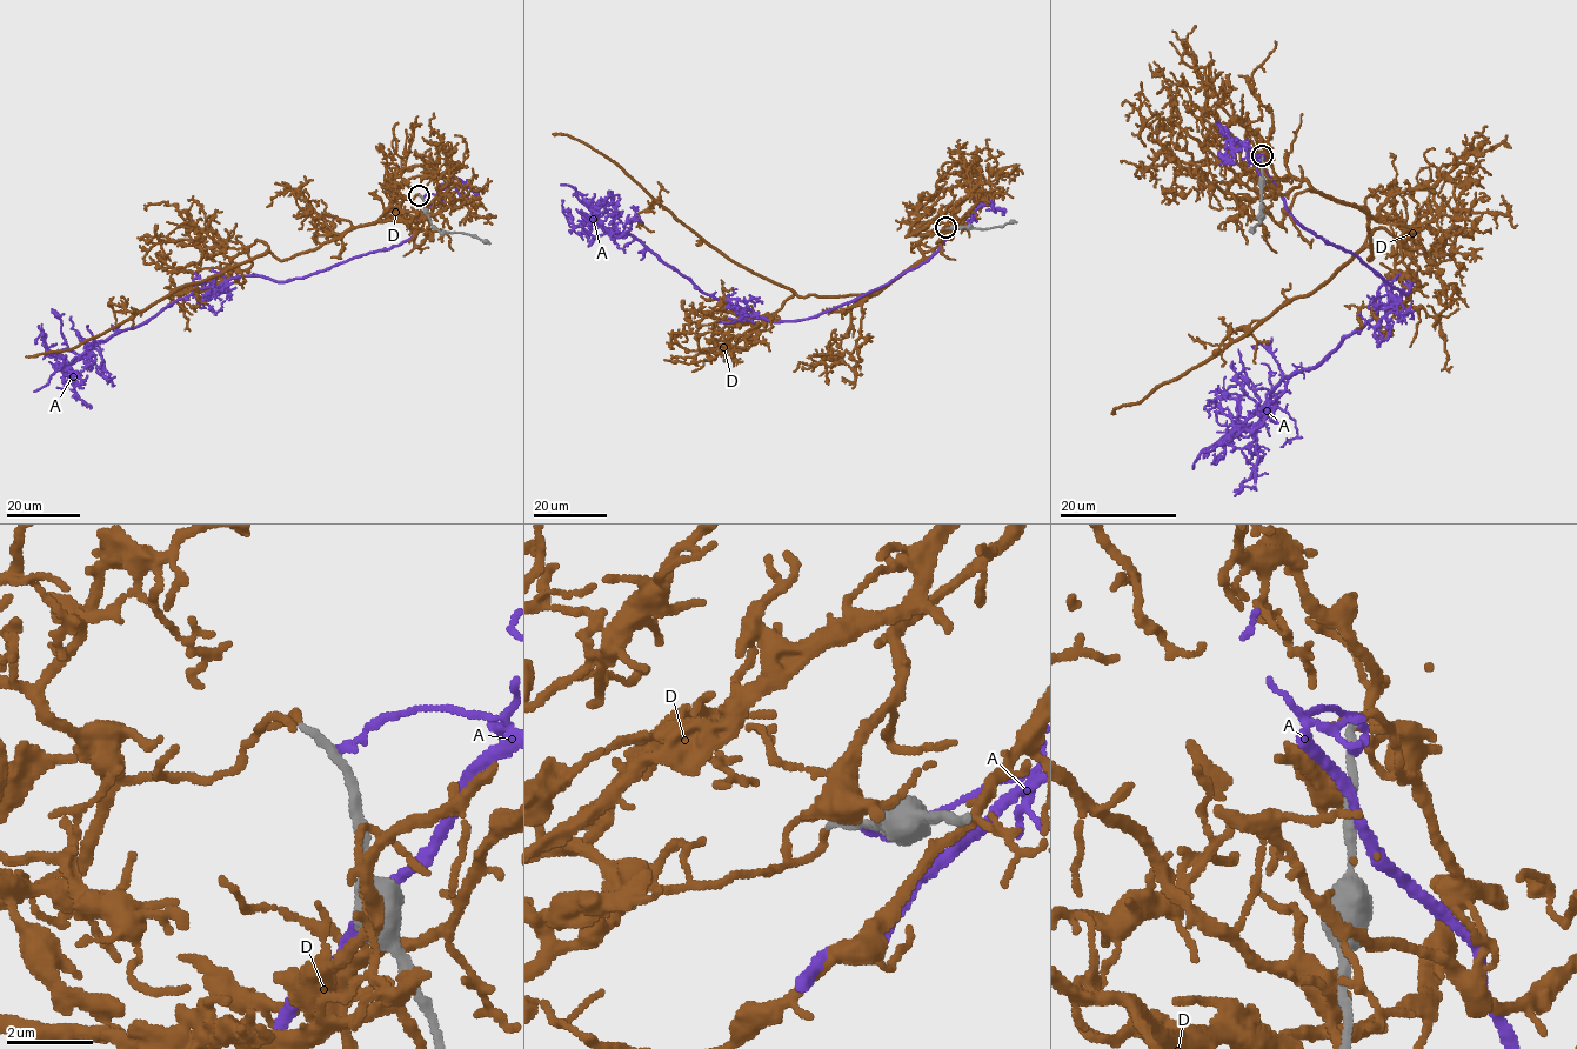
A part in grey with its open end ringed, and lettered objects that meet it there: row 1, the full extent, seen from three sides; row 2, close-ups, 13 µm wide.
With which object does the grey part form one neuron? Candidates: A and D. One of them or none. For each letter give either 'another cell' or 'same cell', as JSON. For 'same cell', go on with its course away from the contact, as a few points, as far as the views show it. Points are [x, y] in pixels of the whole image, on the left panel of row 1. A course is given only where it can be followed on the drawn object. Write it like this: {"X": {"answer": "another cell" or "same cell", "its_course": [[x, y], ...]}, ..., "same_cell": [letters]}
{"A": {"answer": "another cell"}, "D": {"answer": "another cell"}, "same_cell": []}

